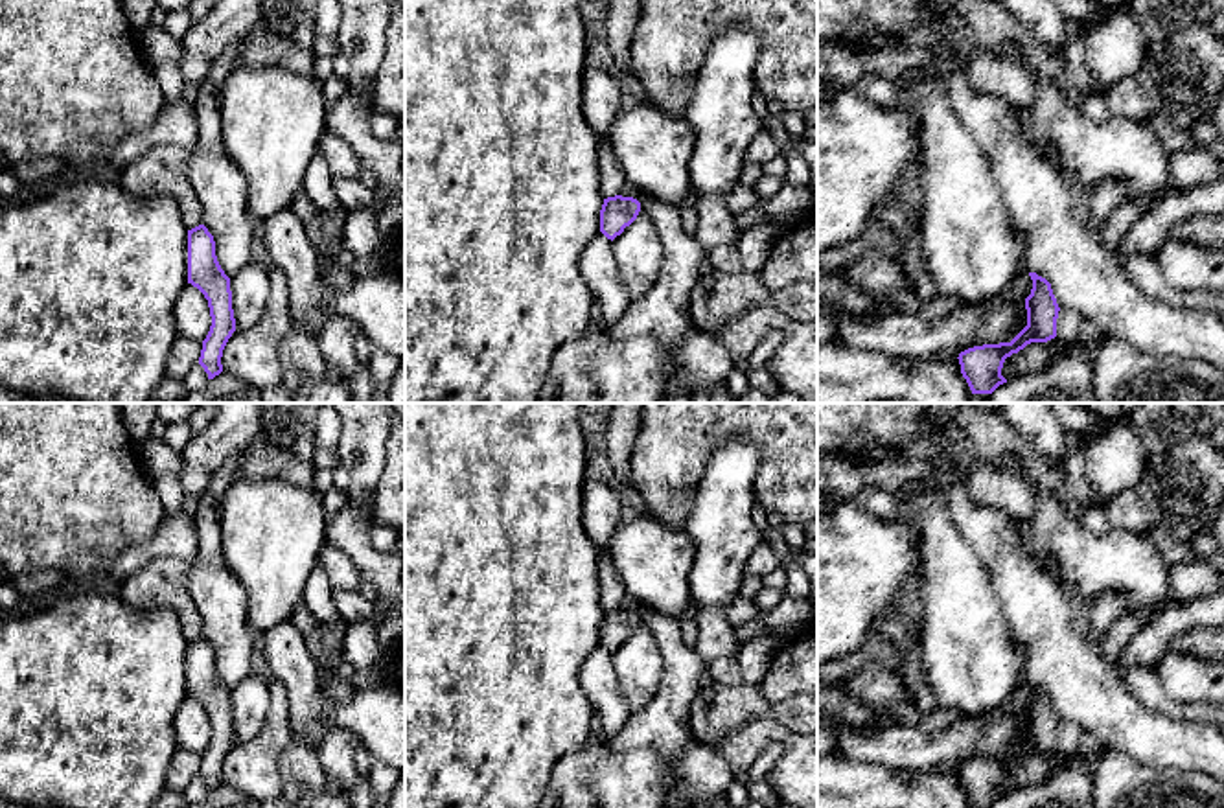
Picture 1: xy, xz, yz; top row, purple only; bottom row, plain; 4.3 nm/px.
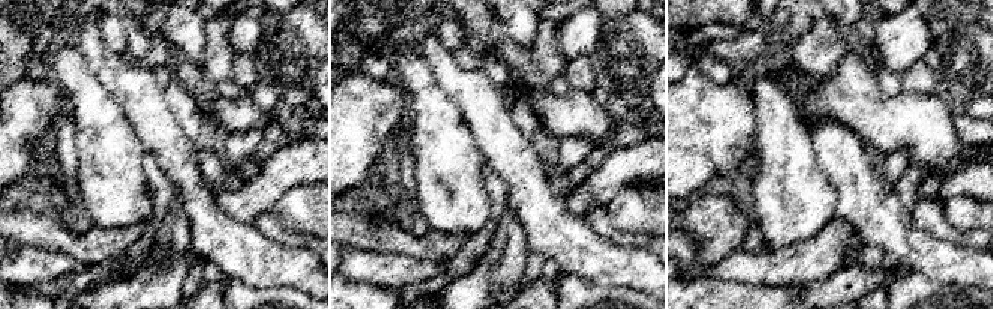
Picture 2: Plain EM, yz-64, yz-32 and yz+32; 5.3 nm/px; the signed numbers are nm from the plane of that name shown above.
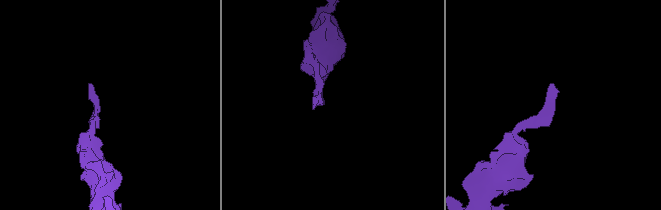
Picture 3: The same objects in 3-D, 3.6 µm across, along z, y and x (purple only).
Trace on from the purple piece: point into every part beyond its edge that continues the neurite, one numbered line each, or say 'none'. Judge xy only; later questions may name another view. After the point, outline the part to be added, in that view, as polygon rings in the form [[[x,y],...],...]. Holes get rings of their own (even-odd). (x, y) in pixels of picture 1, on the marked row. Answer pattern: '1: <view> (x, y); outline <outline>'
1: xy (162, 170); outline [[[180,145],[151,147],[121,171],[120,184],[134,195],[171,197],[188,230],[202,225],[202,206],[188,177],[188,151]]]

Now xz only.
1: xz (612, 177); outline [[[604,142],[600,147],[600,193],[604,199],[620,195],[626,184],[624,171],[613,147]]]

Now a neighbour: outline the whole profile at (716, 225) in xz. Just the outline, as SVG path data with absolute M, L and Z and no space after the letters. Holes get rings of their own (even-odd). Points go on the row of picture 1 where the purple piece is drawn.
M694 193L694 208L698 225L692 230L696 241L709 252L718 245L736 245L742 230L734 223L734 215L725 206L723 197L709 193Z

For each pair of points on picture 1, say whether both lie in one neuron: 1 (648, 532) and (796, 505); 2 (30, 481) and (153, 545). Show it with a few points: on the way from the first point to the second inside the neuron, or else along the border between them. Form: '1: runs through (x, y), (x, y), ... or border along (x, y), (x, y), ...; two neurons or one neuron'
1: border along (646, 510), (665, 525), (681, 530); two neurons
2: border along (164, 514), (148, 538), (126, 547), (109, 567); two neurons

